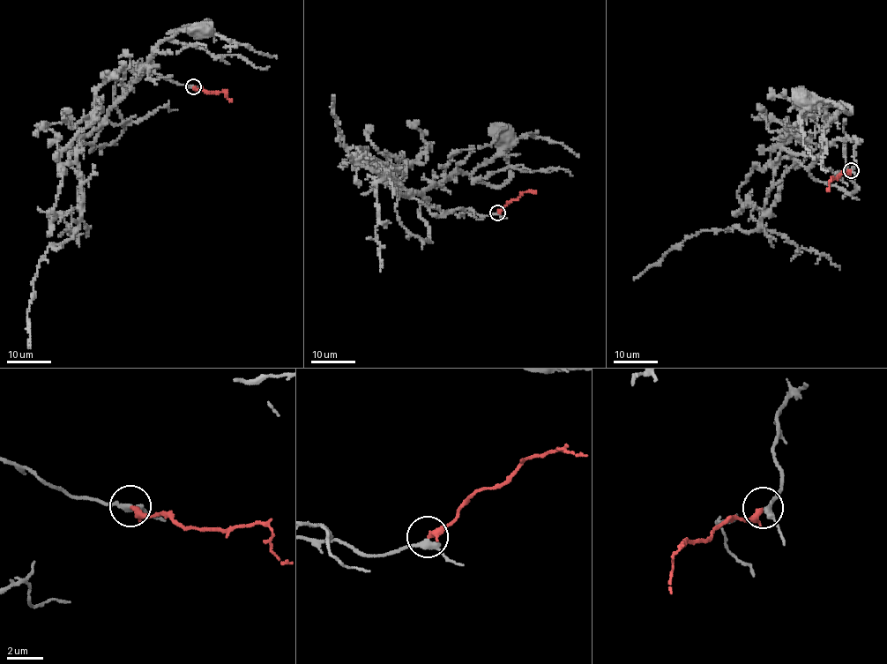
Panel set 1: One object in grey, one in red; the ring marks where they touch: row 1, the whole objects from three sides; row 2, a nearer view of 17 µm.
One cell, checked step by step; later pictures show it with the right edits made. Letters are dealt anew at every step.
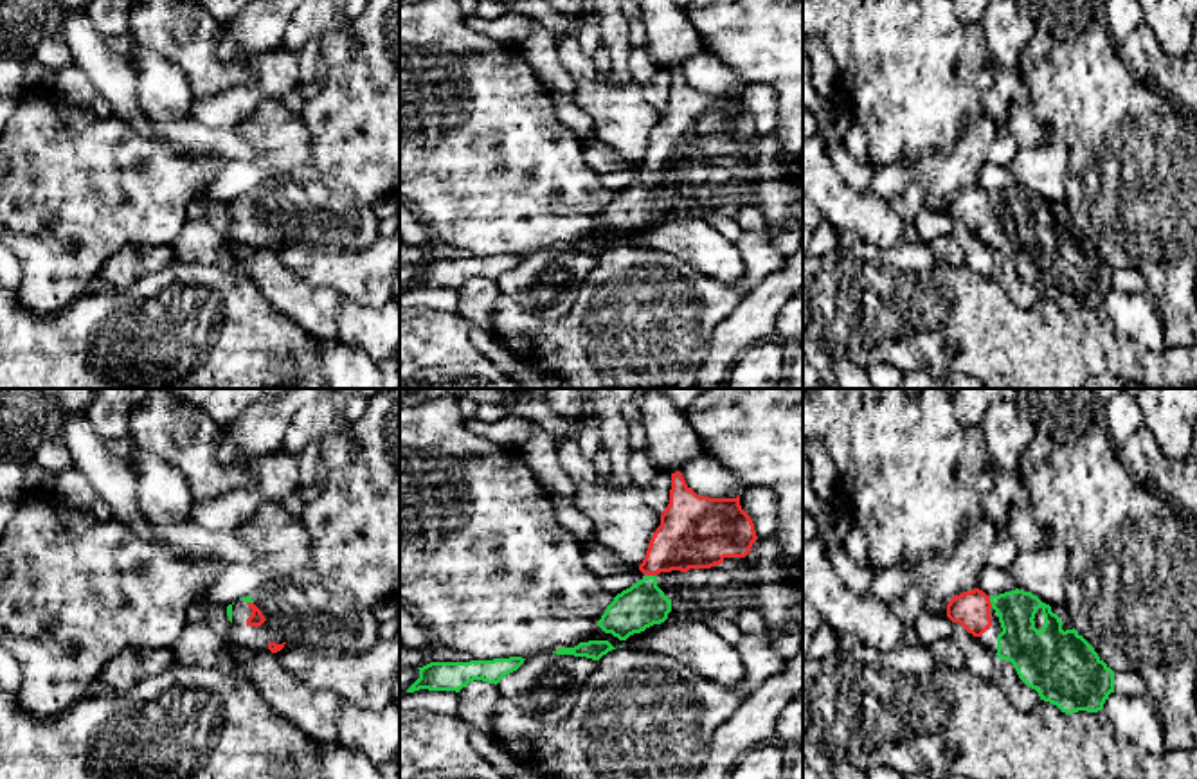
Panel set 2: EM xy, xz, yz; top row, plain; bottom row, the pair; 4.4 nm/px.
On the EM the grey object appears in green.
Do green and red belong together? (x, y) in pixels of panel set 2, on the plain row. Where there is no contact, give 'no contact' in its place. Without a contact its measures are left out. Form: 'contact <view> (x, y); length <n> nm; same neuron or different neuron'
contact yz (990, 198); length 60 nm; same neuron

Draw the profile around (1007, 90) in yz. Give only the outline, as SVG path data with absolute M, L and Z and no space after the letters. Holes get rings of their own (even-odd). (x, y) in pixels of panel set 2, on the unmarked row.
M992 59L990 67L994 81L981 95L981 110L997 122L1006 117L1012 106L1030 104L1030 92L1019 72L1004 68Z

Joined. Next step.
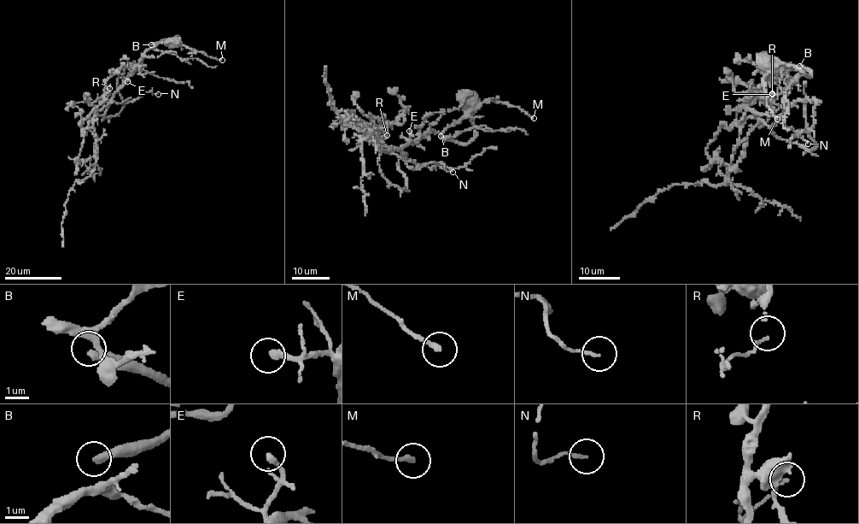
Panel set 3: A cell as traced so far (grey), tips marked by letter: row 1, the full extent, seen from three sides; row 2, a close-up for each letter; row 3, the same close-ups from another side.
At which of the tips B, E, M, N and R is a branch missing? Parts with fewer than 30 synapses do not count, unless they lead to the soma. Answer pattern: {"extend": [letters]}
{"extend": []}

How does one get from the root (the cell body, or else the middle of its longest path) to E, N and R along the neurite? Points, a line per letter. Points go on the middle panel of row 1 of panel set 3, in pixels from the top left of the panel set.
E: (466, 100), (470, 112), (442, 132), (435, 133), (429, 130), (412, 141), (409, 138), (409, 131)
N: (466, 100), (470, 110), (458, 121), (442, 132), (429, 131), (391, 153), (414, 168), (435, 161), (452, 172)
R: (466, 100), (470, 112), (442, 132), (429, 130), (421, 139), (392, 153), (381, 141), (387, 135)

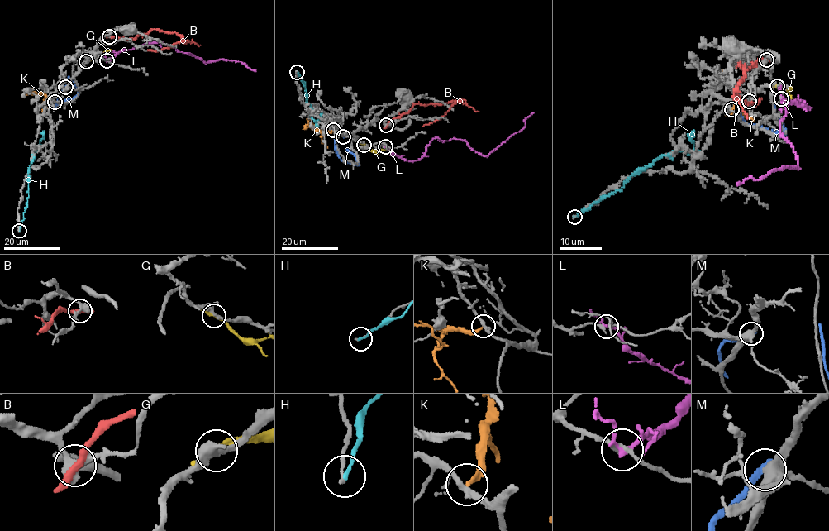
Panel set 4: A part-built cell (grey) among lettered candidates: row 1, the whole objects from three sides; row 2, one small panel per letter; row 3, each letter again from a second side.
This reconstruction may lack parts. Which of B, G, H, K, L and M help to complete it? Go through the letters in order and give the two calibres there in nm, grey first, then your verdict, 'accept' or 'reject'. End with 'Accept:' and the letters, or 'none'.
B: 440/300 nm | reject
G: 360/240 nm | reject
H: 180/180 nm | reject
K: 280/190 nm | reject
L: 200/190 nm | reject
M: 400/260 nm | reject
Accept: none

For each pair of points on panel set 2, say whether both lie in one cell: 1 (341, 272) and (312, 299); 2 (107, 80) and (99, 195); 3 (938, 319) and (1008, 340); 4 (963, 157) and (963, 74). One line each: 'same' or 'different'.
1: different
2: different
3: same
4: different

